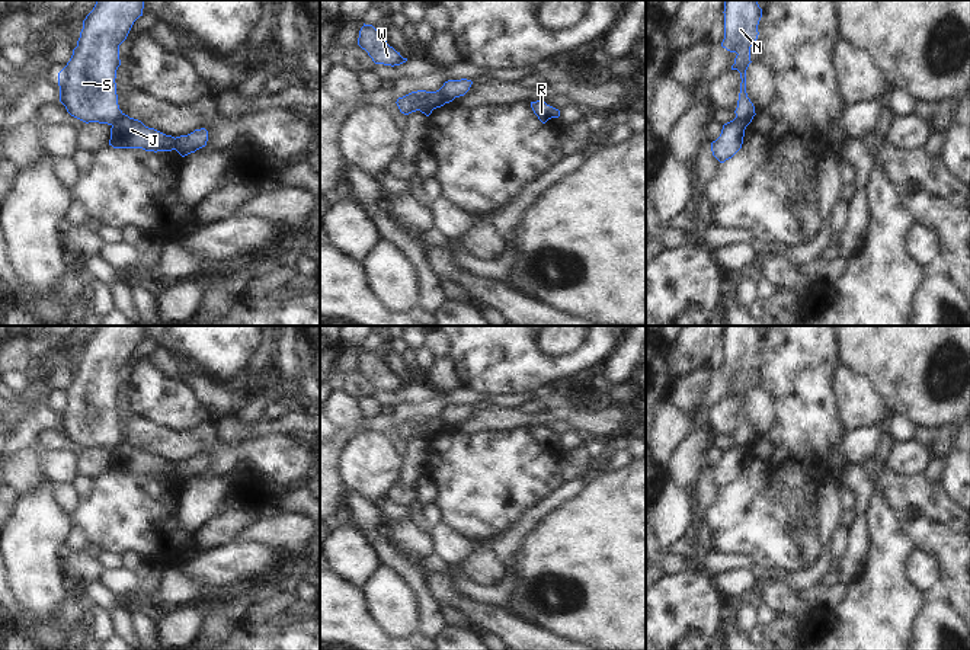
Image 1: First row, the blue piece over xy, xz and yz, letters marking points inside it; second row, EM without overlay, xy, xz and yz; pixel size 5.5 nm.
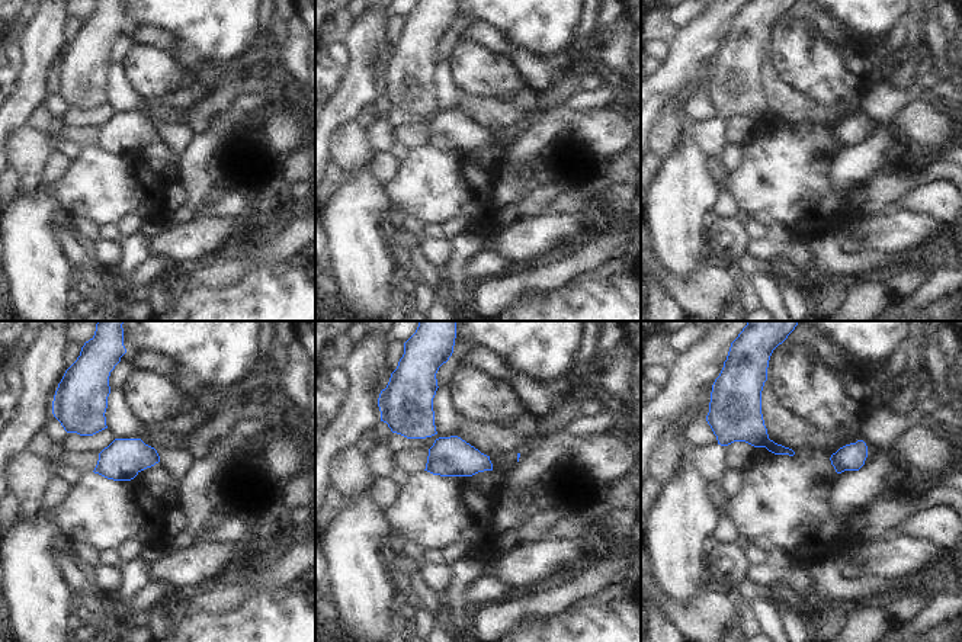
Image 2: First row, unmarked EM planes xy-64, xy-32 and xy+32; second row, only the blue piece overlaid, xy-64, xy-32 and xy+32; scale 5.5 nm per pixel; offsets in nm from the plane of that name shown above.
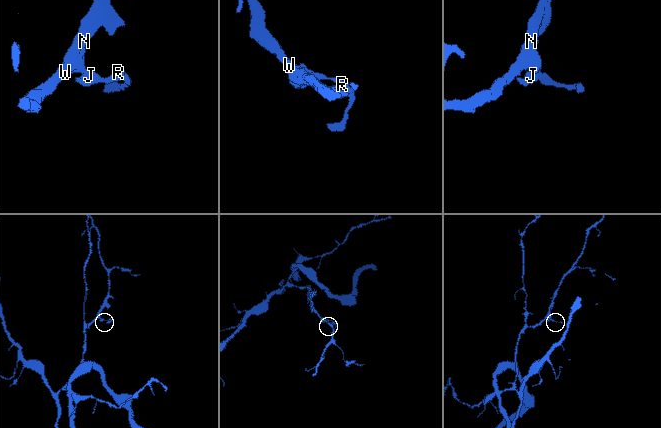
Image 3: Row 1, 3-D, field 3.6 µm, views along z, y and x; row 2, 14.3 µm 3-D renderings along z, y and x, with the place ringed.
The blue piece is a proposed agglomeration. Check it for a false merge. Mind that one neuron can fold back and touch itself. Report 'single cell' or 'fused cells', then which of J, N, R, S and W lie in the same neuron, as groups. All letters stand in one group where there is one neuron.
fused cells; J R / N S W

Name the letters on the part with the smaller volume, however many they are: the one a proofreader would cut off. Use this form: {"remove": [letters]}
{"remove": ["J", "R"]}

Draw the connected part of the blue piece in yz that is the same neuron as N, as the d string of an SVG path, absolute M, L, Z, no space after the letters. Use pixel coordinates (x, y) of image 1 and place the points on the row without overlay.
M724 326L724 365L721 372L736 378L731 396L740 398L740 419L736 444L749 451L753 445L755 432L746 419L746 396L750 387L750 372L758 365L758 350L762 343L762 334L756 326Z

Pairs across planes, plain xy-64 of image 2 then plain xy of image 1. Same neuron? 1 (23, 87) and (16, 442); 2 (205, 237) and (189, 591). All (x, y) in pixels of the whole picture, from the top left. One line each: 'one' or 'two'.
1: one
2: two

